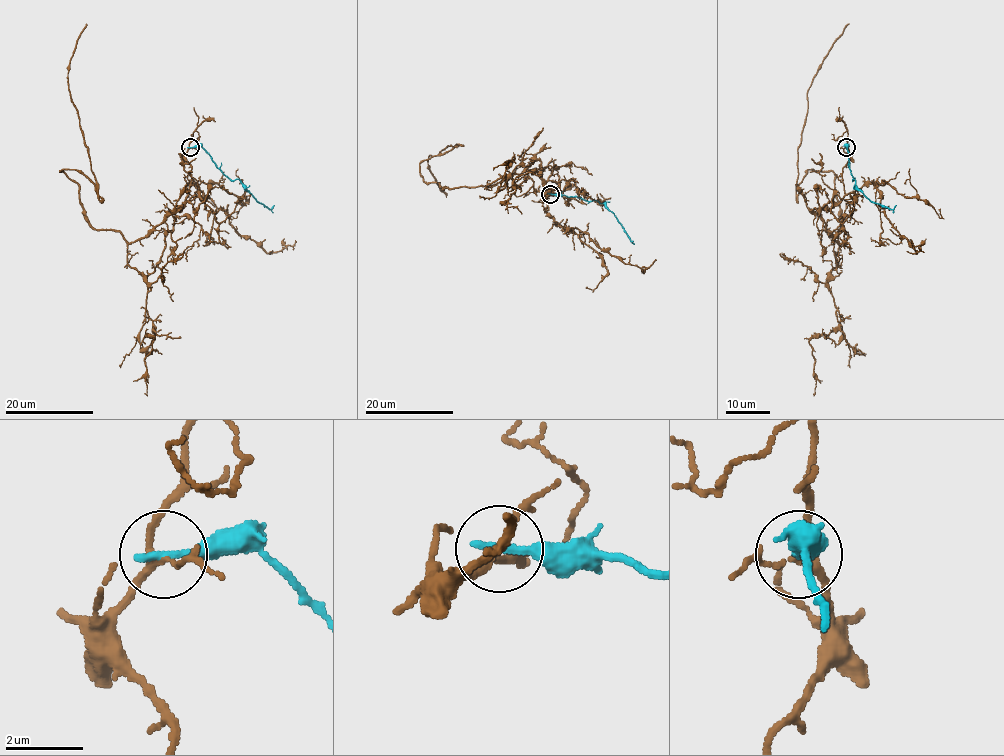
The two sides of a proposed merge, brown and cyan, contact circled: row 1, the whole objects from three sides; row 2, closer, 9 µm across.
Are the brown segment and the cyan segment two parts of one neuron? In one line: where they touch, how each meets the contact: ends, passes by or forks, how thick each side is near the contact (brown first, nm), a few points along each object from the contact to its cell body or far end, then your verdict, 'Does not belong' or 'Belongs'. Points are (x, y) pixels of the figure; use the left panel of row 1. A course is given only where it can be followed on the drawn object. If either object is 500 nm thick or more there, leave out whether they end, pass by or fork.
Place: (190, 147). At the ring brown forks. At the ring cyan ends. Thickness 150 nm (brown) against 280 nm. Course of brown: (191, 148), (178, 210), (133, 242), (91, 225), (60, 171), (95, 185), (68, 79), (86, 24). Course of cyan: (191, 147), (200, 147), (229, 179), (238, 179), (268, 209), (274, 205). Does not belong

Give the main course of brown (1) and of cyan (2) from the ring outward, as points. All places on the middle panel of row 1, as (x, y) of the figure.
1: (551, 194), (538, 160), (489, 186), (427, 183), (420, 164), (455, 144), (428, 160), (446, 197)
2: (551, 194), (603, 203), (634, 244)

